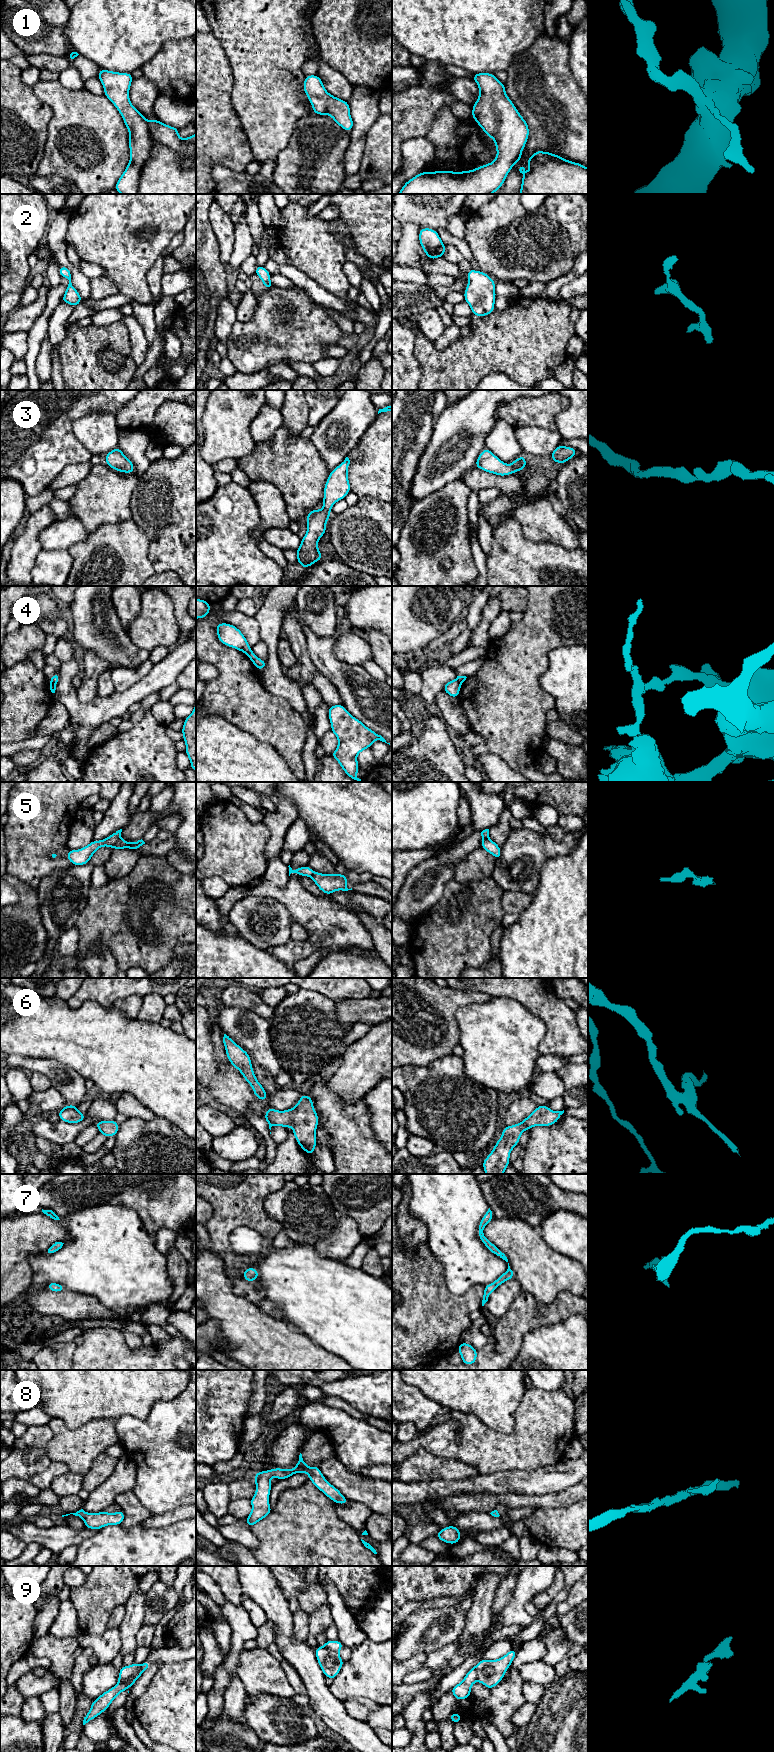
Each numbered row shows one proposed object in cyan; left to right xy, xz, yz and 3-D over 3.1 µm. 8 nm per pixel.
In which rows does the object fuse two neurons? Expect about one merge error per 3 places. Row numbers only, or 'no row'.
4, 5, 9

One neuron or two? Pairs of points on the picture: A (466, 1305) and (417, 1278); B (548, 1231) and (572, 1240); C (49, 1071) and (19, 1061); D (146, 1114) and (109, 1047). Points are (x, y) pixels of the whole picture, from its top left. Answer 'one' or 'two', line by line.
A: one
B: one
C: one
D: two

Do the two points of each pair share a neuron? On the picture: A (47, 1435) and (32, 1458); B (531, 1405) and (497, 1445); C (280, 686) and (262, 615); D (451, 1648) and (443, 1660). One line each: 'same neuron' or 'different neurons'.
A: same neuron
B: same neuron
C: same neuron
D: same neuron

